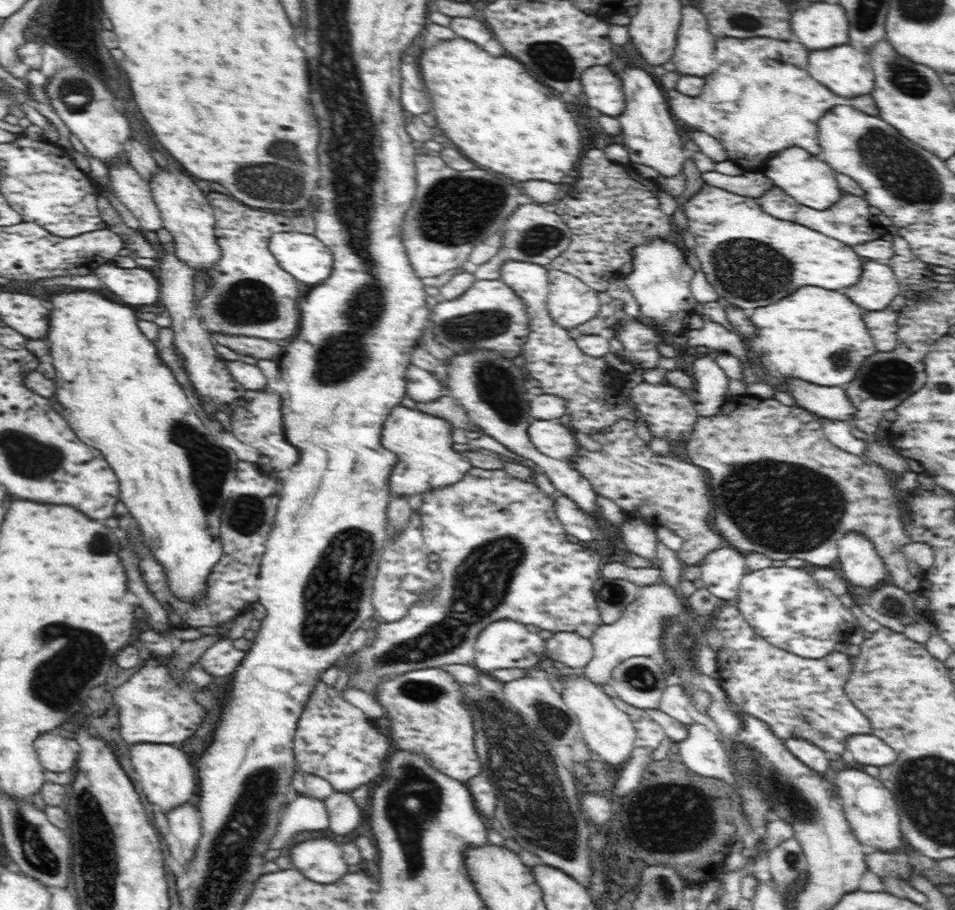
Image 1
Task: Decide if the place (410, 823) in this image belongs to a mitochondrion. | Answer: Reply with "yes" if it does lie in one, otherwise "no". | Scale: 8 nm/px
yes

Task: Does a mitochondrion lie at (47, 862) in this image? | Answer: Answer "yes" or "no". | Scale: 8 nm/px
yes

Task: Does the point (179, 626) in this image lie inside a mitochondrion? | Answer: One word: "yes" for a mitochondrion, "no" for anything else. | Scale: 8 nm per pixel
no

